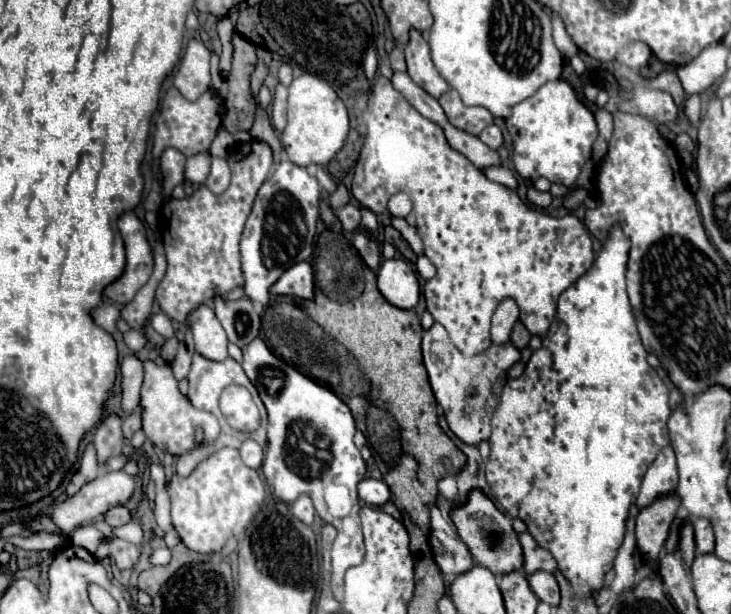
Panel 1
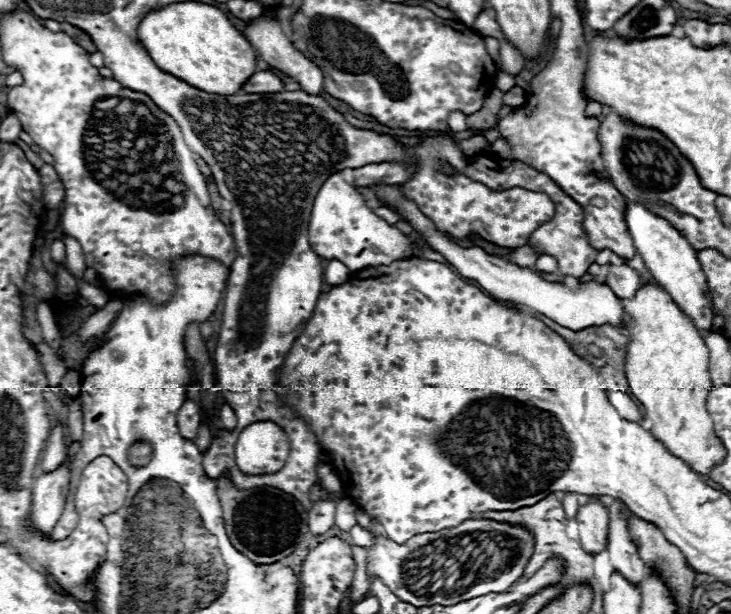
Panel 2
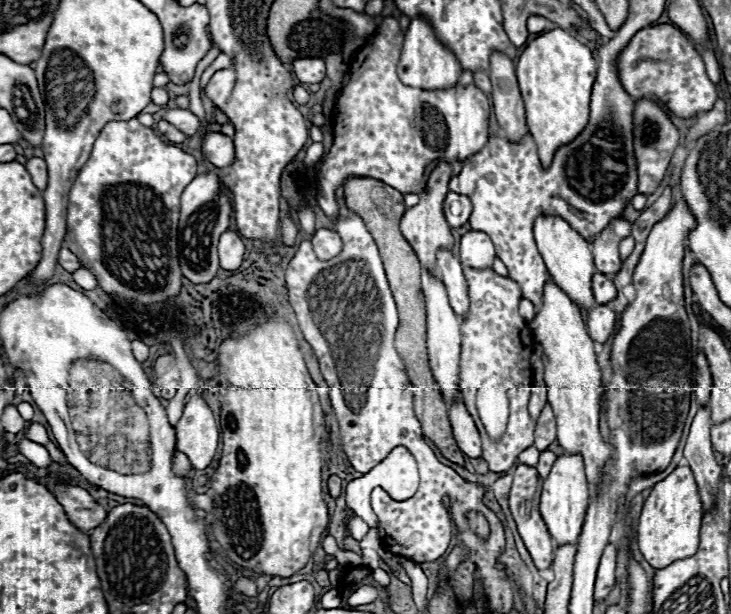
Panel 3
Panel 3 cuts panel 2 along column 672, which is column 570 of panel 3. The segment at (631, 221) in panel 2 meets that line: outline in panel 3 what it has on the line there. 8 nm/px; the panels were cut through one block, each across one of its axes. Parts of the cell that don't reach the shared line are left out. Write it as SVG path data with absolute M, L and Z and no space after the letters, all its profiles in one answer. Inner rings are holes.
M540 216L534 224L534 238L538 244L538 250L548 266L548 272L552 280L560 286L562 292L568 294L568 298L582 310L588 312L590 308L596 306L594 294L592 294L592 276L596 274L594 266L594 256L590 250L590 242L586 242L576 230L568 226L562 218L556 216Z

